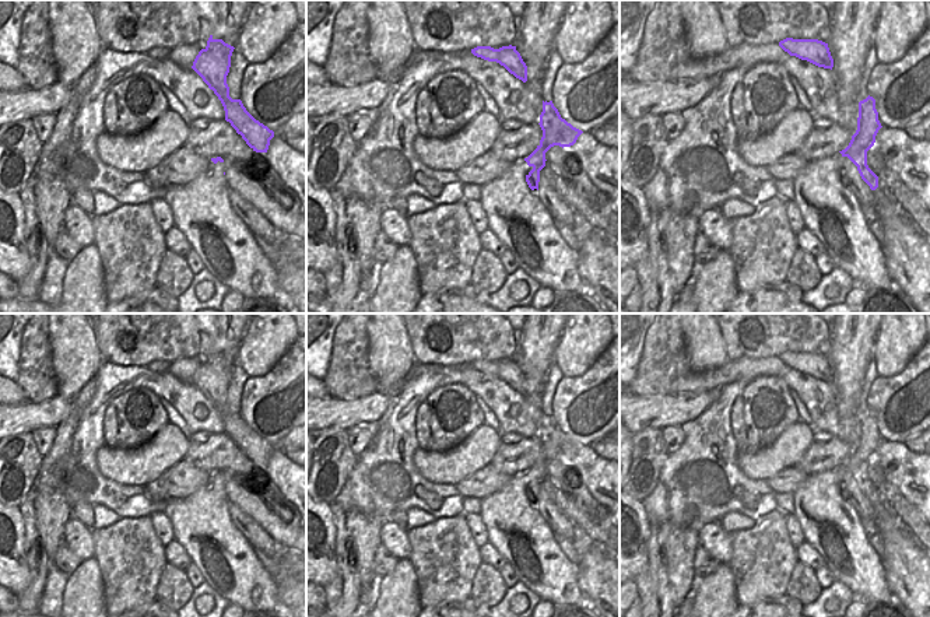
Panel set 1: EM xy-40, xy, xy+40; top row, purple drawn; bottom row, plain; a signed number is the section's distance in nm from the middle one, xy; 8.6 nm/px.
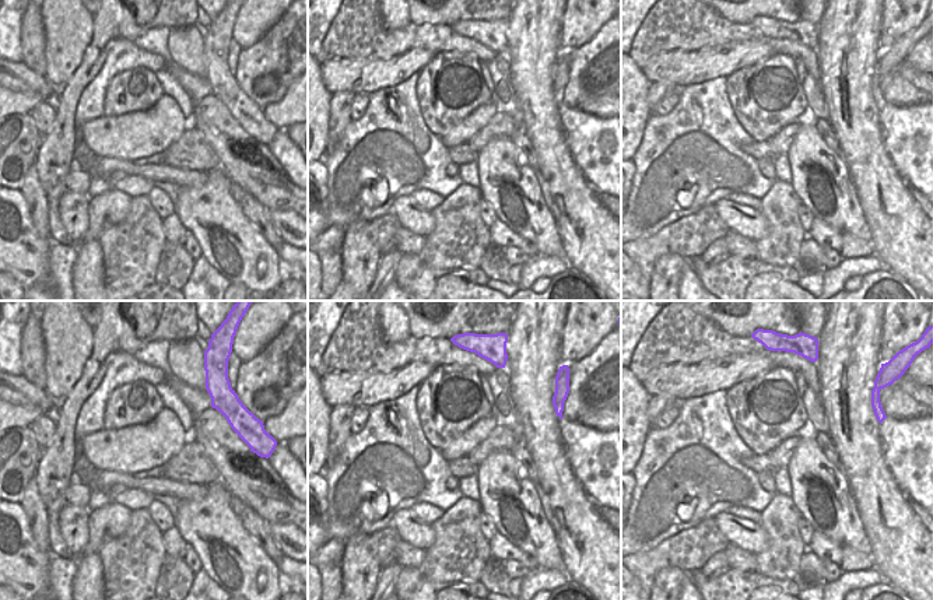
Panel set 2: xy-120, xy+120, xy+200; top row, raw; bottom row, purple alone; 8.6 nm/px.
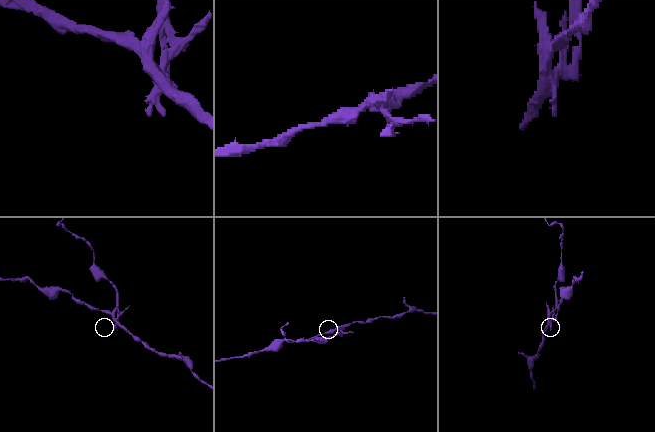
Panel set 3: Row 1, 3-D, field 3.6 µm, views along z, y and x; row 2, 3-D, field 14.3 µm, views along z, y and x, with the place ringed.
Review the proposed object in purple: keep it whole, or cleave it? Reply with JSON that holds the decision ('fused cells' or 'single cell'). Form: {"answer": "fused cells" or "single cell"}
{"answer": "fused cells"}

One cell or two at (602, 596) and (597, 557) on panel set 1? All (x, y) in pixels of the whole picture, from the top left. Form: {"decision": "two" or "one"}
{"decision": "one"}

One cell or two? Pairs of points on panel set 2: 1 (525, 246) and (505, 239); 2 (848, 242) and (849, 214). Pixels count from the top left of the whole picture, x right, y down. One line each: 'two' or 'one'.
1: one
2: two

